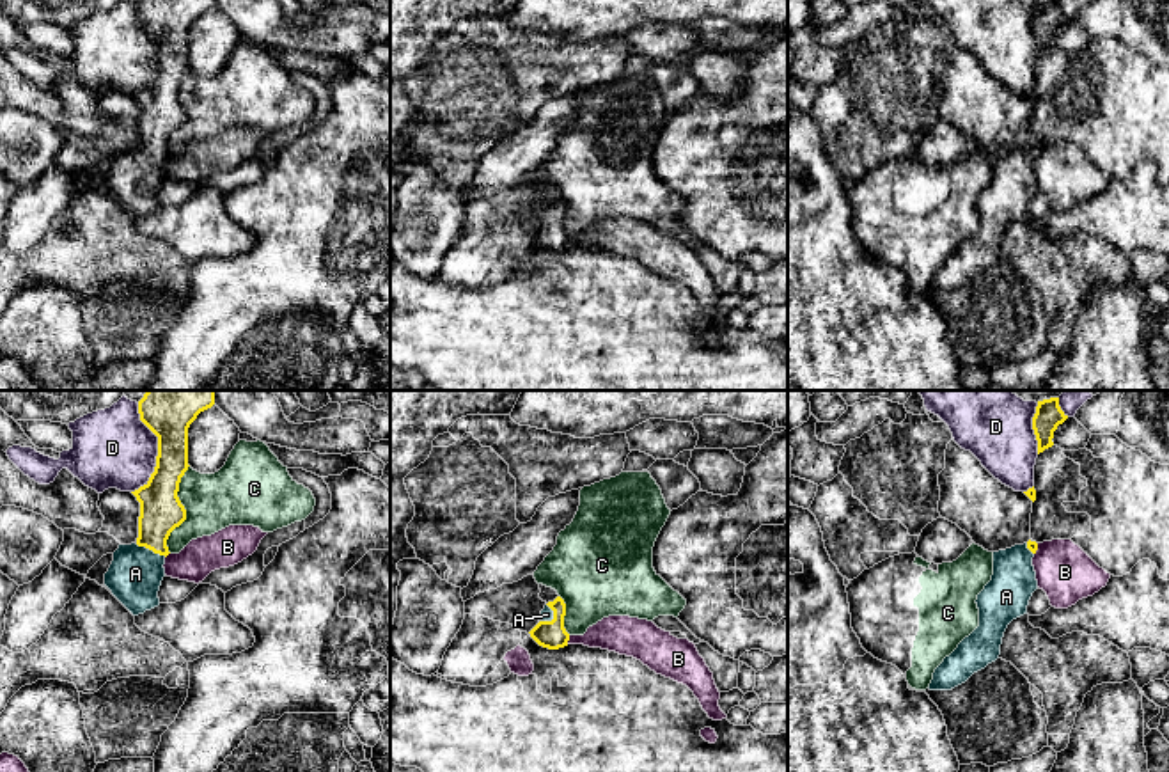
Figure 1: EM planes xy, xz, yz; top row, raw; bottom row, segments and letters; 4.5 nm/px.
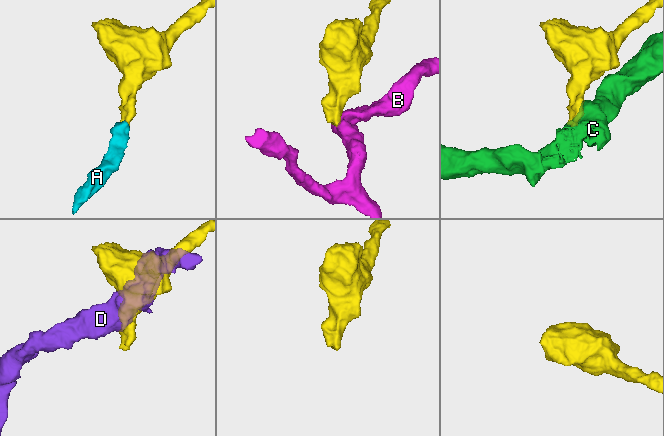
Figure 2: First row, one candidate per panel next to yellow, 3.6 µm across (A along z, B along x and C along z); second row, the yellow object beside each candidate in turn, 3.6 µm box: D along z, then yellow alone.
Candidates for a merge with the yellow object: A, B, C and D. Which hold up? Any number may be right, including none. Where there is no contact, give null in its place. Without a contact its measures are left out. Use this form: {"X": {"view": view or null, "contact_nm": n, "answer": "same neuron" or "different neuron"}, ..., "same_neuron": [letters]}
{"A": {"view": "xy", "contact_nm": 160, "answer": "same neuron"}, "B": {"view": "xz", "contact_nm": 40, "answer": "different neuron"}, "C": {"view": "xy", "contact_nm": 400, "answer": "different neuron"}, "D": {"view": "xy", "contact_nm": 400, "answer": "different neuron"}, "same_neuron": ["A"]}

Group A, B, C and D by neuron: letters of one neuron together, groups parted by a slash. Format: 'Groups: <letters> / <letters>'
Groups: A / B / C / D

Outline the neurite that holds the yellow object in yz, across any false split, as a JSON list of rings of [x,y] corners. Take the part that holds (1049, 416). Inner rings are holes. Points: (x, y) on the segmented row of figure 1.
[[[1059,398],[1038,401],[1036,414],[1032,417],[1032,429],[1038,440],[1038,454],[1054,445],[1054,431],[1066,419],[1068,415],[1061,410]]]

